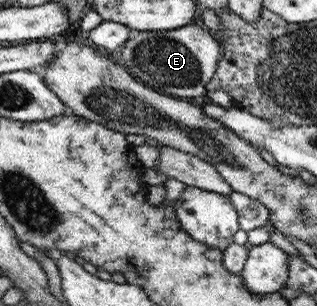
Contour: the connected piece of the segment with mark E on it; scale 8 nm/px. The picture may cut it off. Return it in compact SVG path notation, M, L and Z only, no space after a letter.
M200 22L172 31L139 31L116 54L119 62L137 81L156 92L183 100L207 93L206 83L216 72L222 49L214 34Z

